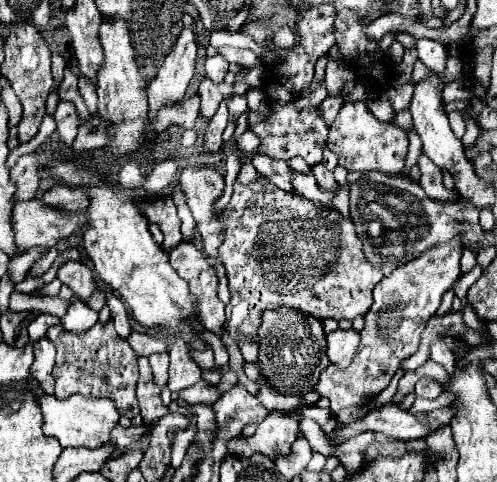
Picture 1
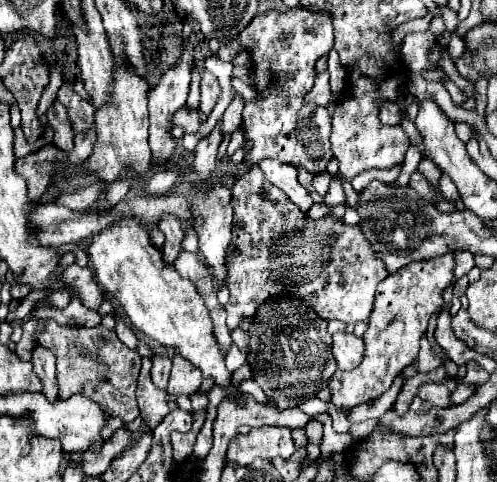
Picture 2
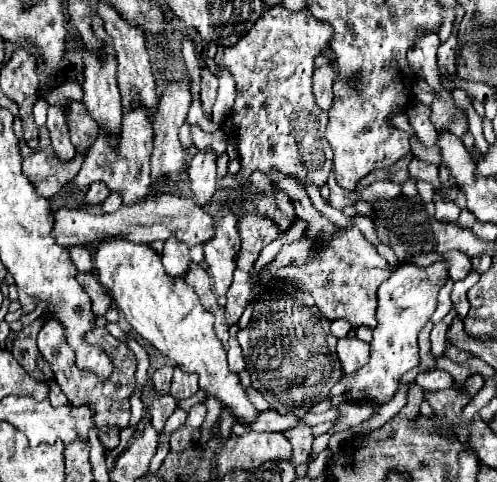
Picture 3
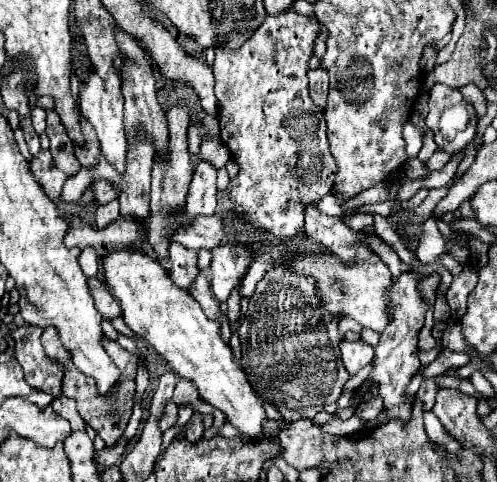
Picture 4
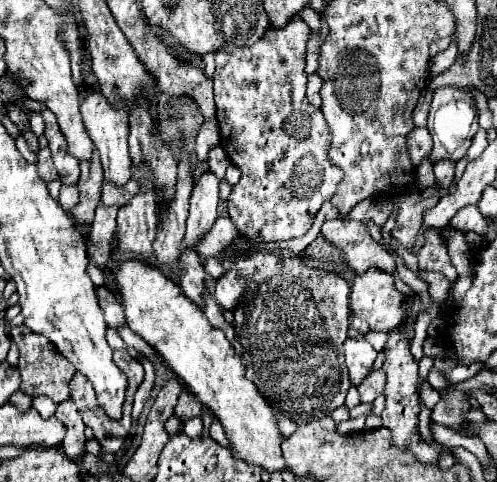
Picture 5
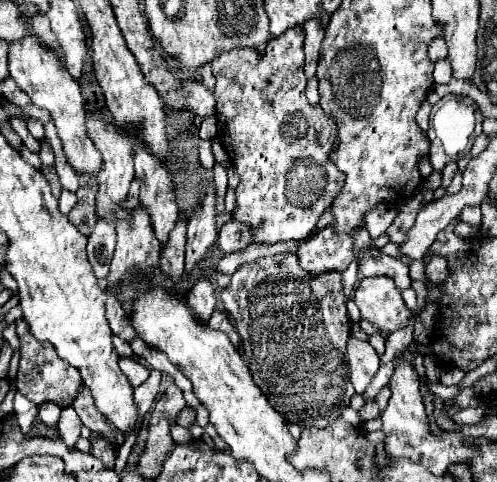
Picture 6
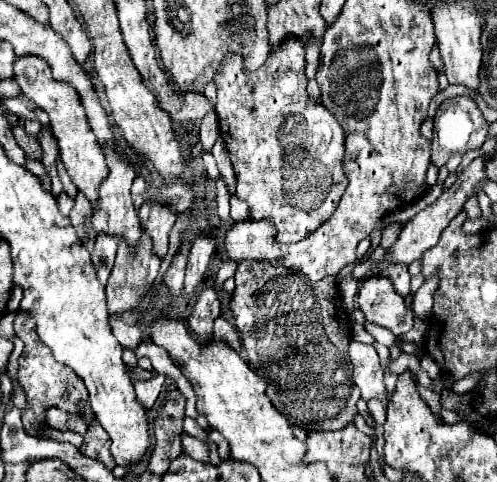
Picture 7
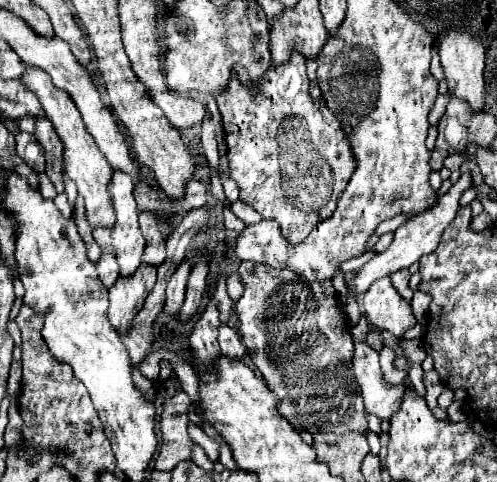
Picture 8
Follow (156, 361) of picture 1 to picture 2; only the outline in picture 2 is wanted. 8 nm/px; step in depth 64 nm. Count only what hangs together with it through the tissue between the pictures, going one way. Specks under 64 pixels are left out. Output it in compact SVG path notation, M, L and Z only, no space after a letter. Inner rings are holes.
M156 356L152 360L154 368L152 368L152 382L160 388L160 390L166 390L168 386L168 376L170 376L170 368L172 368L172 362L168 358L162 358L162 356Z

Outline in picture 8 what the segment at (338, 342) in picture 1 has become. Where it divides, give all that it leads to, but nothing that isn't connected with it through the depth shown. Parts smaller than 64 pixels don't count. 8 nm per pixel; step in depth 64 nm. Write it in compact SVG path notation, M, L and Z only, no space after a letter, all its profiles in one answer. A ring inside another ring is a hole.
M356 344L352 368L366 410L378 420L390 420L390 416L400 408L406 388L402 384L394 386L384 380L378 362L378 352L368 344Z

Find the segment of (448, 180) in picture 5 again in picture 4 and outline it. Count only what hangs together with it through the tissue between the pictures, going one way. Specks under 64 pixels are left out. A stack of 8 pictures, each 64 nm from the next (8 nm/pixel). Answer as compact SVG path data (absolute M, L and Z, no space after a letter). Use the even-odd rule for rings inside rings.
M434 152L434 156L432 156L430 162L428 162L428 168L430 168L432 172L442 170L442 168L450 162L450 158L452 158L452 156L444 156L444 152Z

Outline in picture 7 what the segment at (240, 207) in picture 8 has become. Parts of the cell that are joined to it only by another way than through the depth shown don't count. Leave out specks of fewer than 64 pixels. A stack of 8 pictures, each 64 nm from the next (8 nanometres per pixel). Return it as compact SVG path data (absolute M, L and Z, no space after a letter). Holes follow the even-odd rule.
M236 195L230 197L230 215L235 222L250 220L250 209L248 205L239 200Z

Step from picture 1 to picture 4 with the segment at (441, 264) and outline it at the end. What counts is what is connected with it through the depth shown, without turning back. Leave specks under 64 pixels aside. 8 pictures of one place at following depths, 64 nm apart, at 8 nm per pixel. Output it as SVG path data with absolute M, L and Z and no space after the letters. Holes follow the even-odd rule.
M410 272L410 274L402 274L400 280L392 284L392 288L390 288L390 300L392 300L390 312L392 312L394 320L380 334L380 344L376 346L374 370L370 374L370 378L374 382L378 382L378 394L384 400L384 412L386 412L388 420L408 422L410 414L412 414L412 406L414 406L414 400L406 398L406 386L410 384L412 376L420 368L416 346L418 346L418 332L424 326L424 314L428 310L428 306L424 304L424 300L416 292L418 278L420 276L416 272Z

